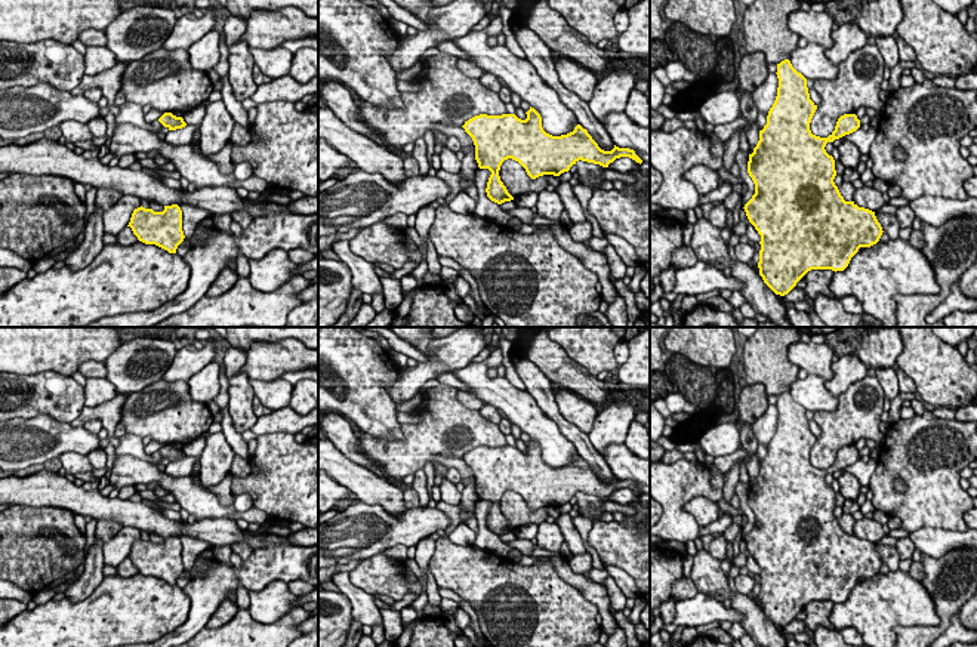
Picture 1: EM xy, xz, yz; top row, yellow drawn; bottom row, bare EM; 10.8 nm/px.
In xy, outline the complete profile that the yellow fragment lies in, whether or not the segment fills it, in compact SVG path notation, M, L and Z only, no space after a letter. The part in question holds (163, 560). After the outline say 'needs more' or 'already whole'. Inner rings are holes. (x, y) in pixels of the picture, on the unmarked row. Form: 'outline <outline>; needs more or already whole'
outline M178 536L164 537L163 543L138 539L133 542L129 557L139 573L155 576L169 585L176 585L184 573L182 542Z; already whole

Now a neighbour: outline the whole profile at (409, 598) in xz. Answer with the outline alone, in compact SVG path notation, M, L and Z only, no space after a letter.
M407 594L401 601L397 601L395 604L386 604L382 600L375 597L375 604L377 609L392 609L398 611L404 611L406 607L412 606L416 601L416 597L413 594Z

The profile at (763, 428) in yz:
M768 404L767 412L751 426L758 444L767 446L777 428L779 410L776 404Z

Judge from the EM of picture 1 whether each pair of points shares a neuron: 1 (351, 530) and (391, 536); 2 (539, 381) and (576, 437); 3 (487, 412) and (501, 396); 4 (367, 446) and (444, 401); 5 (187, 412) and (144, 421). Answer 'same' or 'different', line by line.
1: same
2: same
3: different
4: same
5: same

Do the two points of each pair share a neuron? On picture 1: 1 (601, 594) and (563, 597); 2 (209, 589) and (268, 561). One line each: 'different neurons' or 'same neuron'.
1: different neurons
2: same neuron

